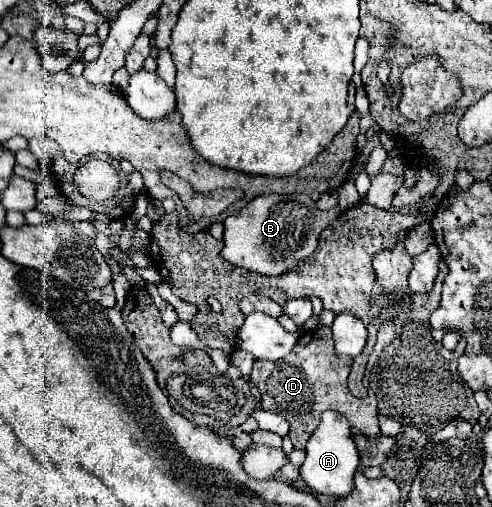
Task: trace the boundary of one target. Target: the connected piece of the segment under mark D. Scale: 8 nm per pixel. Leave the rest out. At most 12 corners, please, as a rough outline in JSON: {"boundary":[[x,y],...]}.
{"boundary":[[330,328],[282,360],[256,360],[262,410],[284,414],[304,450],[324,410],[380,434],[376,395],[348,390],[352,358]]}

